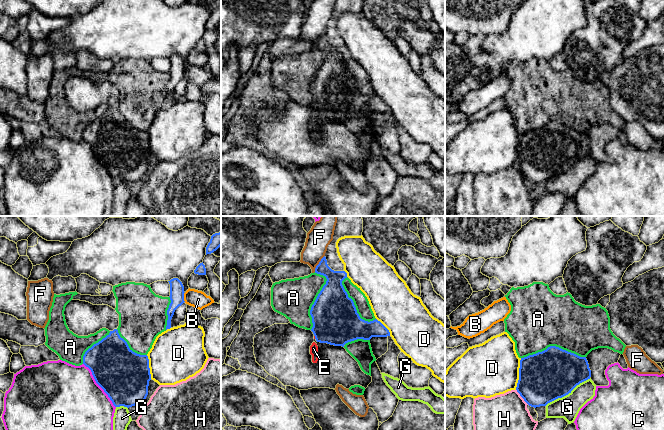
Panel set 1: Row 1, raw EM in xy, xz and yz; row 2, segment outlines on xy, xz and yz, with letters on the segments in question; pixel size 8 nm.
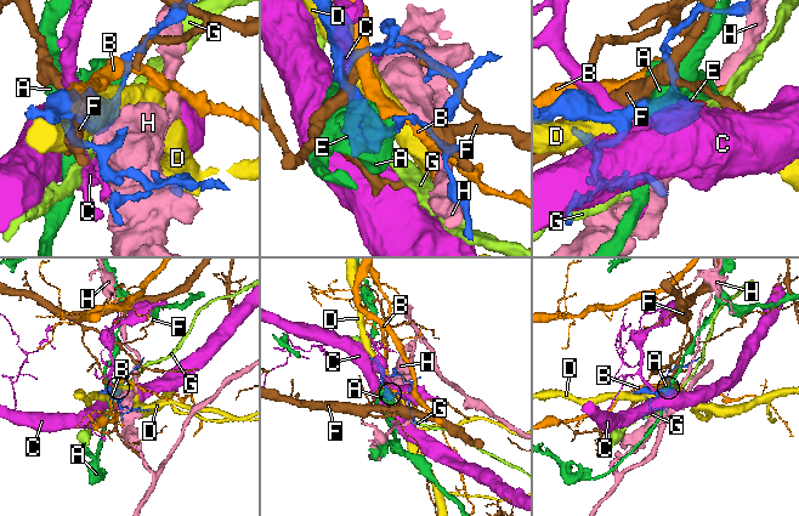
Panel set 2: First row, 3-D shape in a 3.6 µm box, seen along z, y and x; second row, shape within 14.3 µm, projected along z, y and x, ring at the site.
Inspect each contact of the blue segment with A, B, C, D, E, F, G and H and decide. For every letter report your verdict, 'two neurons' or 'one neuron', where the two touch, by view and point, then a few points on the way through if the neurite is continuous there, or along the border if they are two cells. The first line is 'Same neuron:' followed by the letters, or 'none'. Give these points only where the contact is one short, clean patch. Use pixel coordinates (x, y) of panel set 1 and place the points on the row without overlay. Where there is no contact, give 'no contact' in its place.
Same neuron: E
A: two neurons | yz (553, 122)
B: two neurons | xy (183, 73)
C: two neurons | xy (98, 160)
D: two neurons | yz (519, 150)
E: one neuron | xz (315, 113) | across xz (335, 96), (321, 110), (315, 113), (314, 112)
F: two neurons | xz (319, 39)
G: two neurons | yz (567, 170)
H: two neurons | yz (521, 172)

